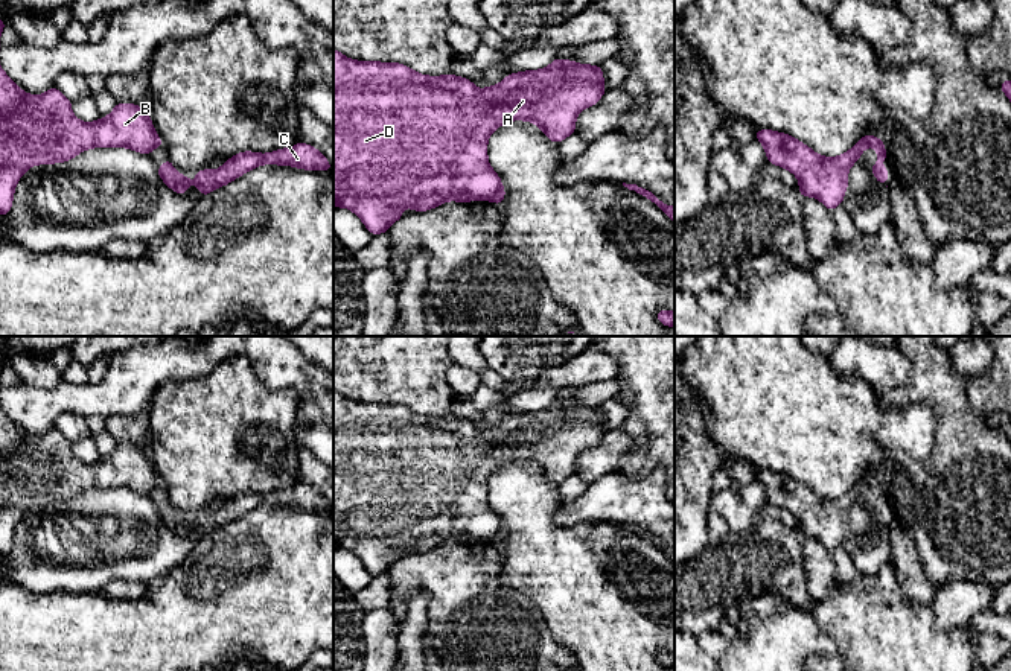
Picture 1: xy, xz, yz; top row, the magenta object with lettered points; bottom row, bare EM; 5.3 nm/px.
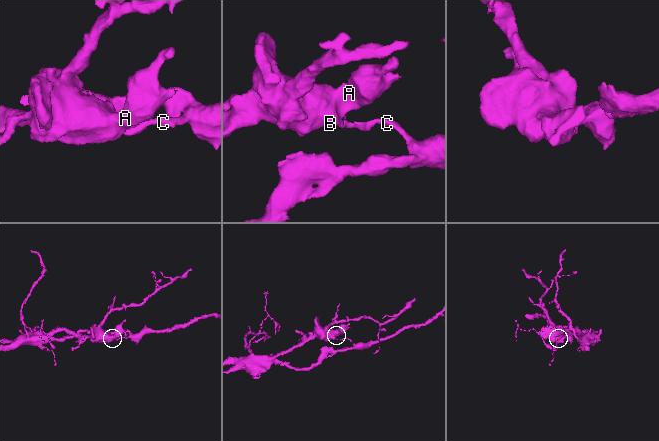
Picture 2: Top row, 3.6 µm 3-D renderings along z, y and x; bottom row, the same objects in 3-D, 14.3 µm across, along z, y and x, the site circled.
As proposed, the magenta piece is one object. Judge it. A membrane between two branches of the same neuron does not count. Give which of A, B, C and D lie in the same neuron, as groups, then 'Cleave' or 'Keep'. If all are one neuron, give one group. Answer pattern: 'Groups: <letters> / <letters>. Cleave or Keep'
Groups: A B D / C. Cleave

